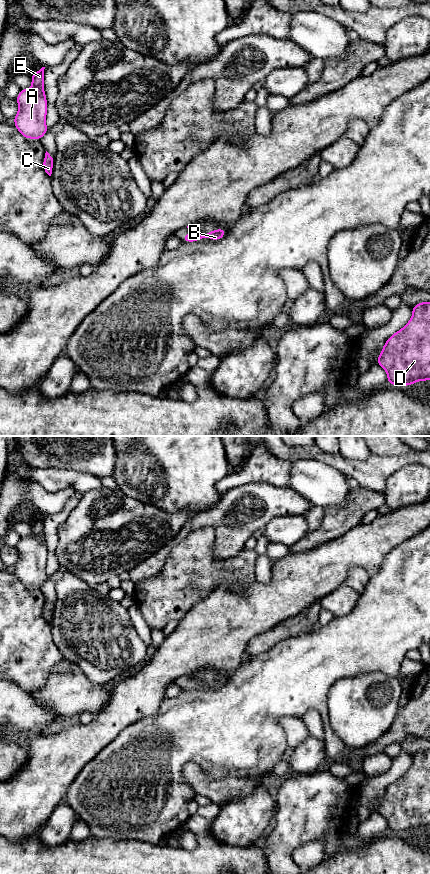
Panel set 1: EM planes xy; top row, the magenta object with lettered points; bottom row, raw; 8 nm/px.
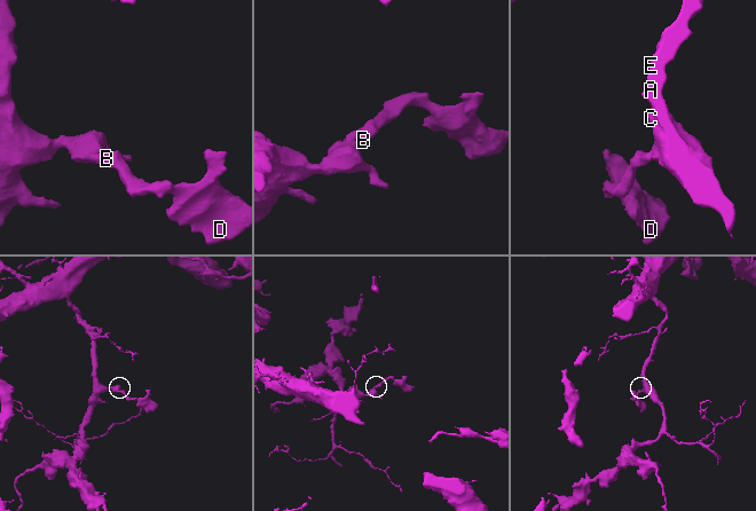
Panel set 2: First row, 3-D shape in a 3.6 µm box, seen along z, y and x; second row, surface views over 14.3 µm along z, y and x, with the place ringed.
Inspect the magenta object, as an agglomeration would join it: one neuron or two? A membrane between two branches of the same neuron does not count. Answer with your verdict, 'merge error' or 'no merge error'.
no merge error

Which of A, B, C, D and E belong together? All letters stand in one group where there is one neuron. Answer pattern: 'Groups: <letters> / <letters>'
Groups: A B C D E

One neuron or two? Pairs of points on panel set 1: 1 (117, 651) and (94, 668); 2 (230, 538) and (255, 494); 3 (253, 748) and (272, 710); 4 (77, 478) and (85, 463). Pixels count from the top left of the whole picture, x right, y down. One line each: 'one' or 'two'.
1: one
2: one
3: one
4: two

